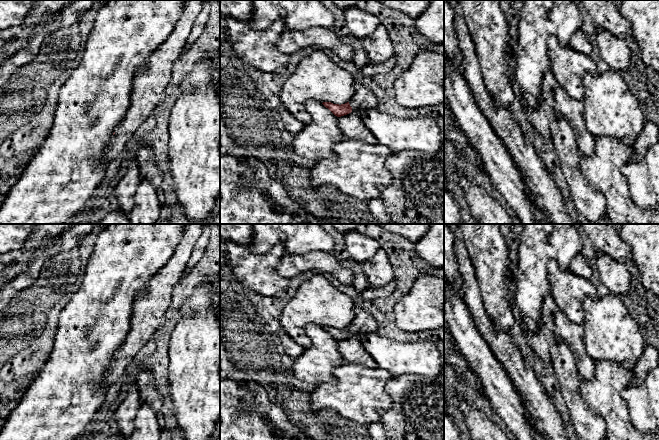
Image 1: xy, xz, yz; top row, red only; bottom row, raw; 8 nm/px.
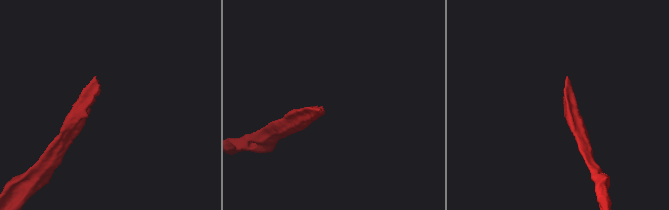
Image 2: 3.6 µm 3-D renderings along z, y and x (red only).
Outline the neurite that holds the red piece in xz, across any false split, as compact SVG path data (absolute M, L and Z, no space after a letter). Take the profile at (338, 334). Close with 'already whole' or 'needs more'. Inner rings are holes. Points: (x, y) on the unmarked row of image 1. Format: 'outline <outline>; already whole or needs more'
outline M357 306L354 309L354 313L354 320L345 328L339 329L331 326L323 326L322 328L337 341L347 339L352 335L376 332L378 324L370 313Z; needs more

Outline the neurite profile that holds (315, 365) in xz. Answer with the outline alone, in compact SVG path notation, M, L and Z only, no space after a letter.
M317 324L307 325L305 334L310 338L312 344L299 357L294 358L291 365L293 375L299 380L314 385L332 381L334 379L333 370L346 363L338 351L338 341Z

